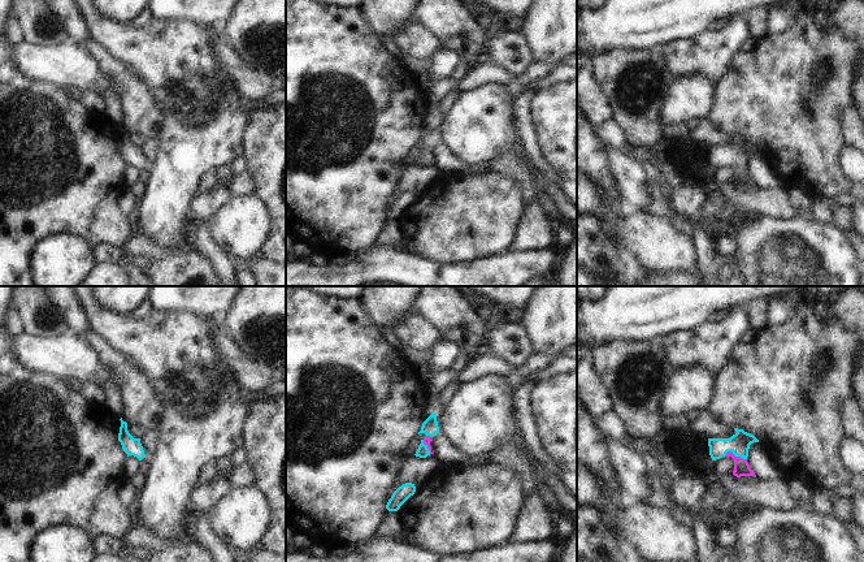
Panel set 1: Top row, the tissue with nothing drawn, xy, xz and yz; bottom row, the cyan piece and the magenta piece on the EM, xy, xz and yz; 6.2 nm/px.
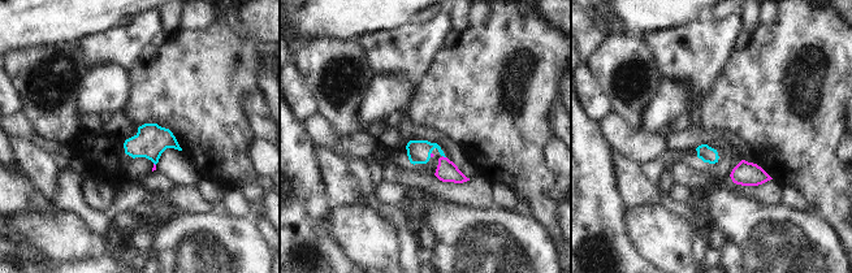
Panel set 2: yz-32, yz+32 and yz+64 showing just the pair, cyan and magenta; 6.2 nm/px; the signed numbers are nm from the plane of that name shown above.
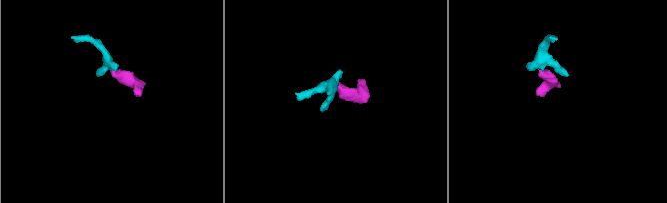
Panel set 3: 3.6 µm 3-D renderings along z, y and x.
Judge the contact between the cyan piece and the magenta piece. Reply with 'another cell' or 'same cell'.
same cell

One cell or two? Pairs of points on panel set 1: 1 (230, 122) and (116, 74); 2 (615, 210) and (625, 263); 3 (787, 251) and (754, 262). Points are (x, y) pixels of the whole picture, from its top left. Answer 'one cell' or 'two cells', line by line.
1: two cells
2: one cell
3: one cell

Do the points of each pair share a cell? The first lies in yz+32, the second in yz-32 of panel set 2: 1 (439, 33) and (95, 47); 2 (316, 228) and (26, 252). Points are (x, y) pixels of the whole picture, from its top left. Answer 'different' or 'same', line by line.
1: same
2: same

